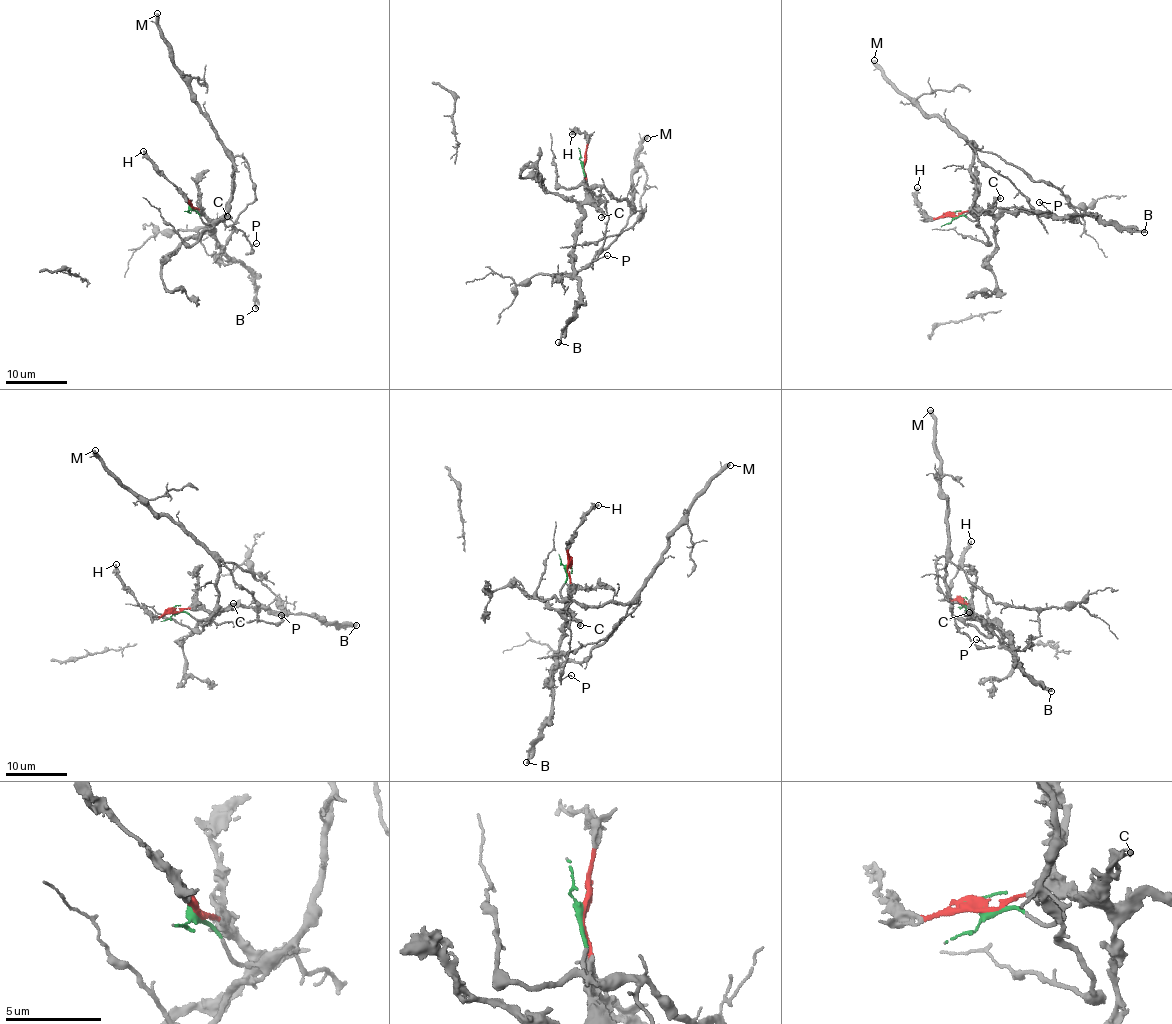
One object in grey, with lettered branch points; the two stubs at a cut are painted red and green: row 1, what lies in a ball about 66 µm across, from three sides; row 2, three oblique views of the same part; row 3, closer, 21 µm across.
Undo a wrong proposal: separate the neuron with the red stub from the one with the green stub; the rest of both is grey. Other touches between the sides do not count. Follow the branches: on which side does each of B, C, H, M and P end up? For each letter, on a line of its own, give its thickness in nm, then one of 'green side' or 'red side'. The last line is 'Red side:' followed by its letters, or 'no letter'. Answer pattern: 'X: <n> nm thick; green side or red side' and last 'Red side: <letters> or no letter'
B: 300 nm thick; red side
C: 180 nm thick; red side
H: 240 nm thick; red side
M: 480 nm thick; green side
P: 110 nm thick; green side
Red side: B, C, H

